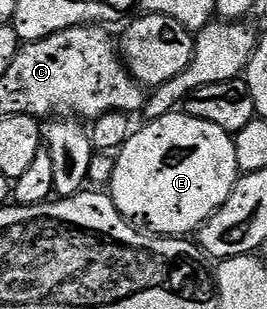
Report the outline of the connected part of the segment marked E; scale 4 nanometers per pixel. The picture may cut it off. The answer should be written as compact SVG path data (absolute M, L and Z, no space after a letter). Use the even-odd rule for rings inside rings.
M175 111L155 121L146 121L143 129L135 128L117 150L114 170L108 186L110 197L120 215L136 228L163 237L185 238L197 234L203 223L232 195L239 179L236 147L231 134L216 123L196 119L184 111Z

